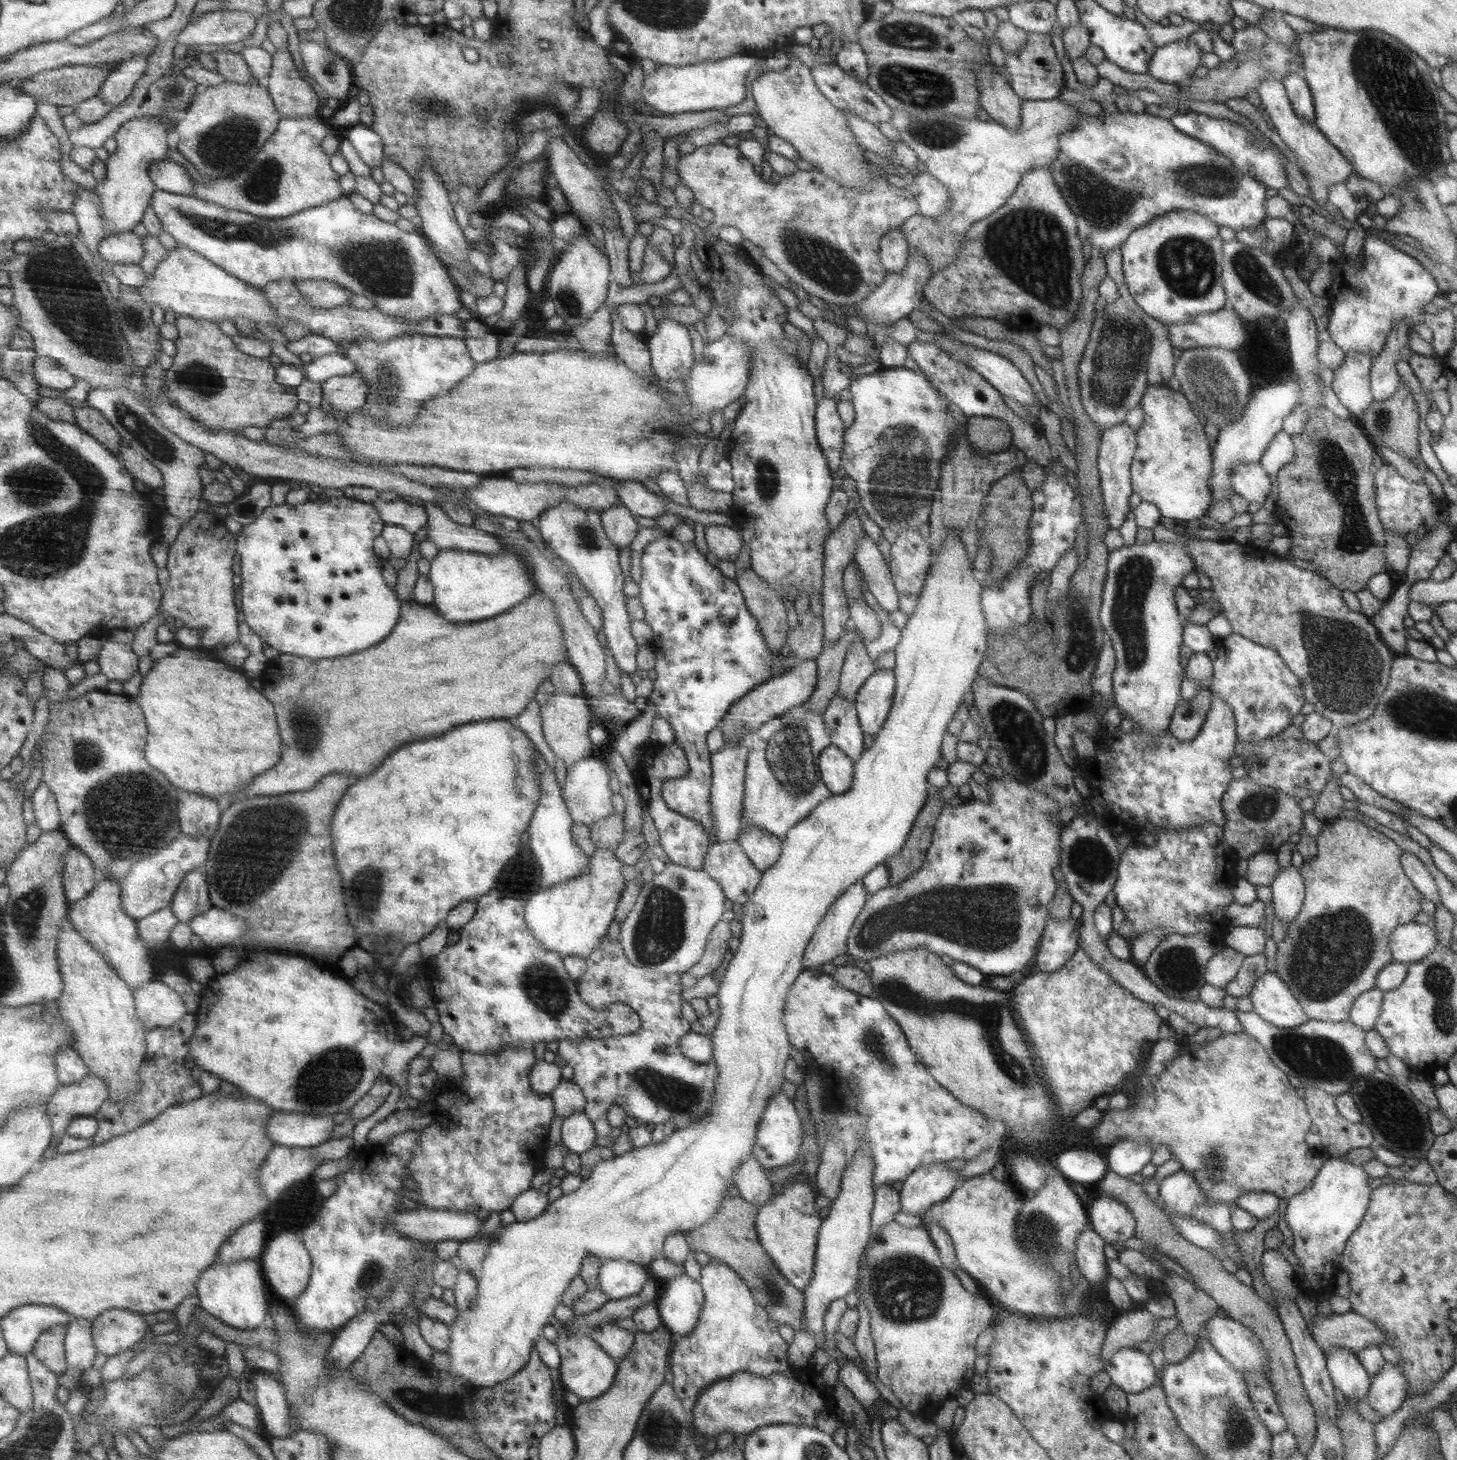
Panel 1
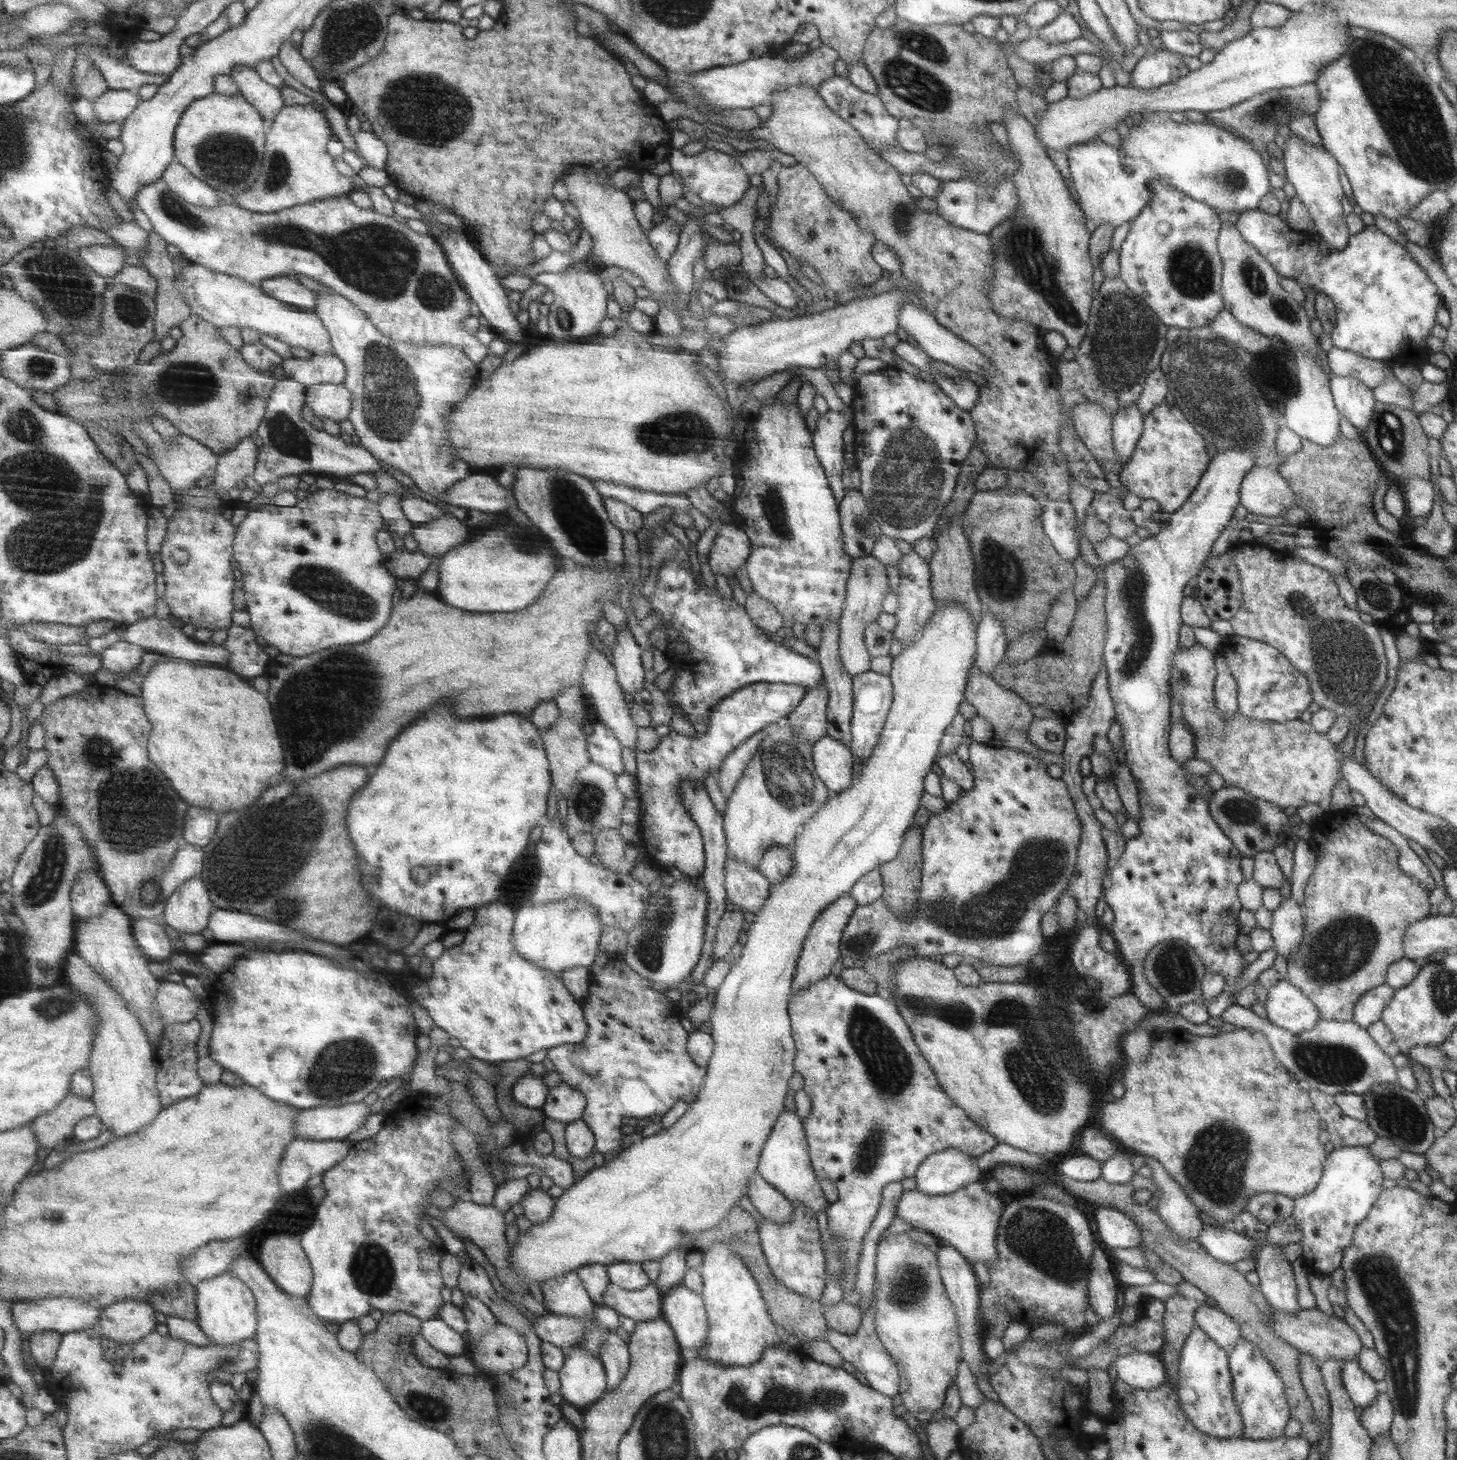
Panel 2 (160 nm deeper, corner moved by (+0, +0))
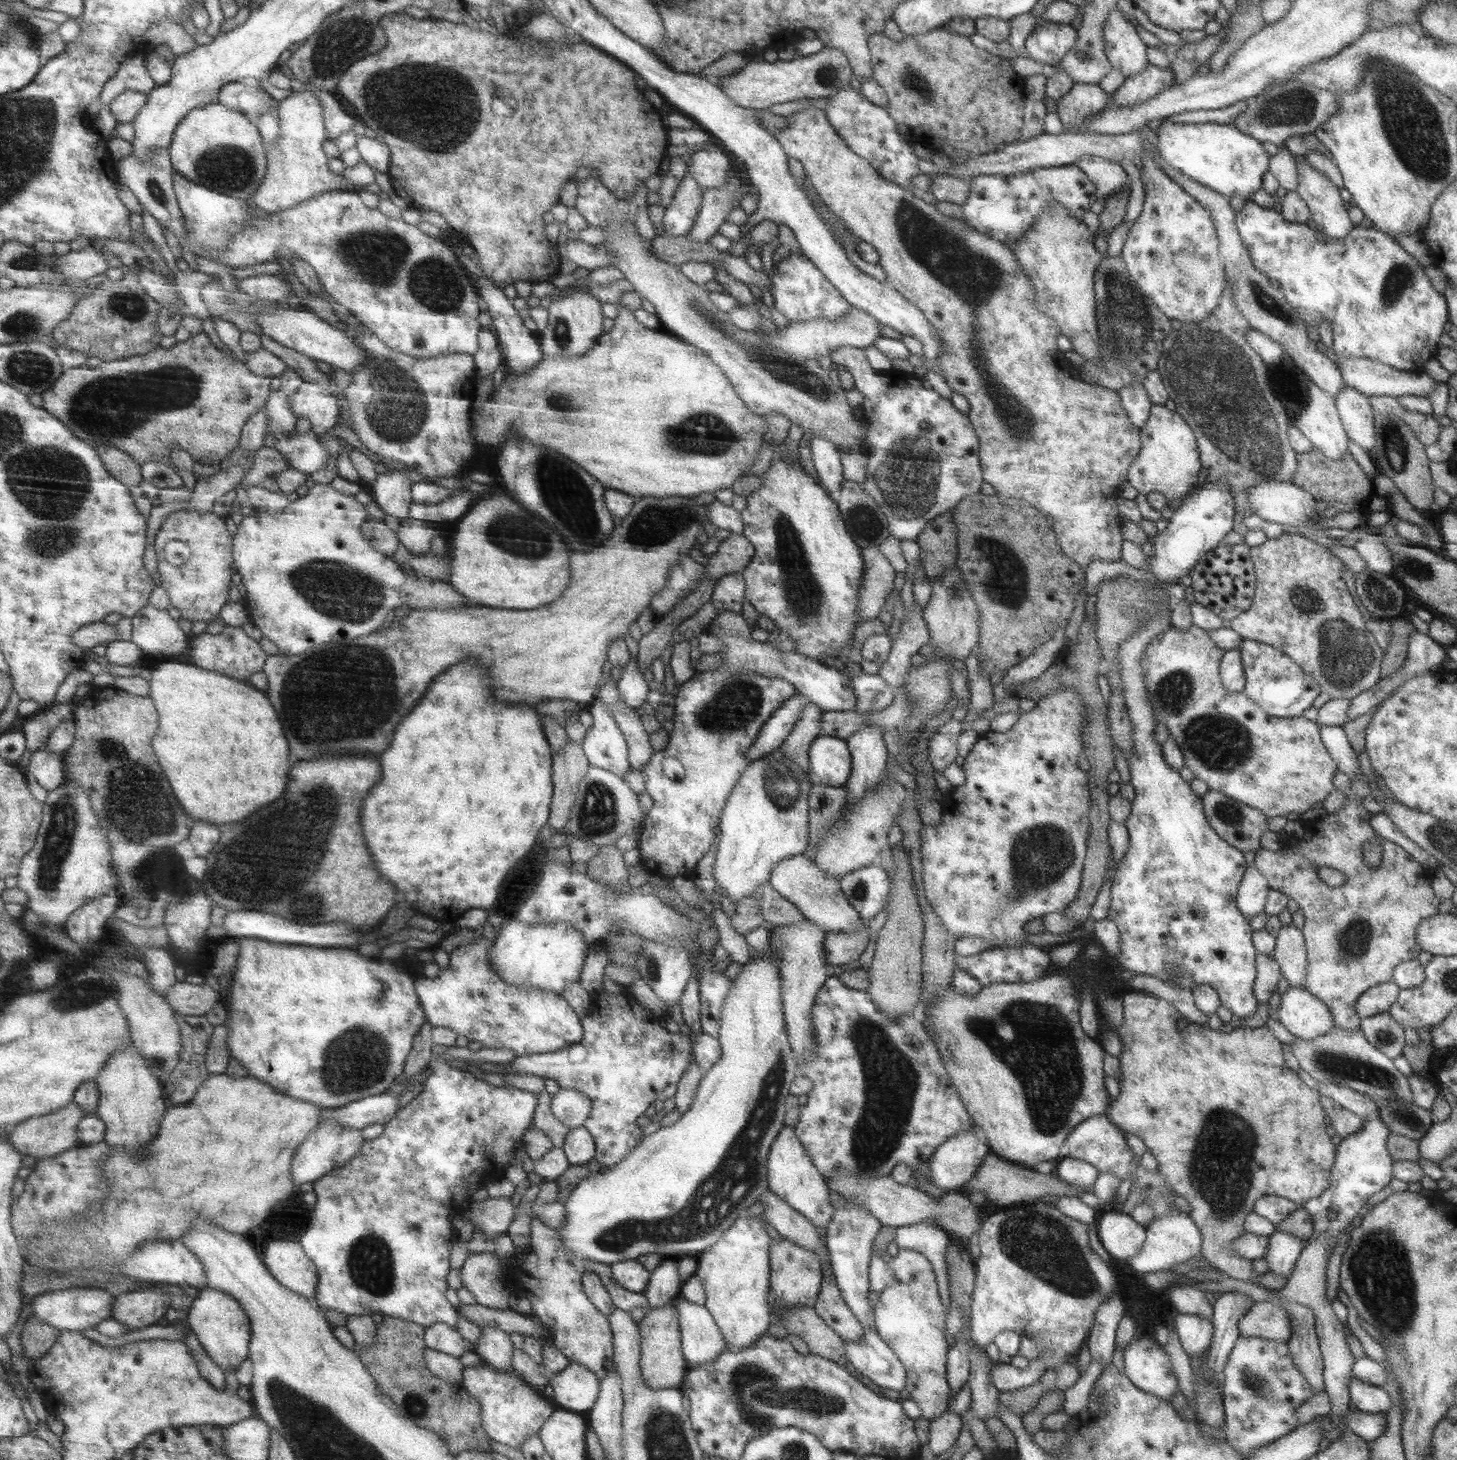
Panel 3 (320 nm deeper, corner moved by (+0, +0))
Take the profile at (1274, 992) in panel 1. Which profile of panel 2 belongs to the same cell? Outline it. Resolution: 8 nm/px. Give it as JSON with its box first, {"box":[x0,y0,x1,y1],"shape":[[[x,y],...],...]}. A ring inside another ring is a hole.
{"box":[1264,979,1321,1034],"shape":[[[1280,979],[1268,990],[1264,1004],[1268,1020],[1294,1034],[1312,1030],[1321,1019],[1316,1005],[1286,979]]]}

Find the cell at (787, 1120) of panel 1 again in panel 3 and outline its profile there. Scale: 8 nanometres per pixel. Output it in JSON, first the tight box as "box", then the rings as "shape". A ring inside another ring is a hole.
{"box":[768,1126,835,1228],"shape":[[[784,1126],[775,1138],[768,1154],[768,1188],[784,1199],[792,1208],[803,1214],[814,1226],[827,1228],[835,1208],[830,1200],[830,1188],[822,1173],[814,1166],[794,1128]]]}

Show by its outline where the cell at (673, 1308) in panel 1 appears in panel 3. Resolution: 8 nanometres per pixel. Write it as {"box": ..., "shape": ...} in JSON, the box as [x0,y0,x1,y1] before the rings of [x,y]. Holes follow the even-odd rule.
{"box":[674,1296,728,1367],"shape":[[[681,1296],[674,1303],[679,1312],[683,1355],[689,1367],[714,1362],[728,1350],[720,1327],[705,1305],[688,1302]]]}

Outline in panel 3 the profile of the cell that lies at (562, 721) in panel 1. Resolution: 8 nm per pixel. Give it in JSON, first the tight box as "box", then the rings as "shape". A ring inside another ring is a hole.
{"box":[550,740,589,833],"shape":[[[569,740],[562,750],[554,750],[552,766],[553,799],[550,807],[550,828],[554,833],[565,831],[579,785],[588,773],[589,762],[583,745]]]}

